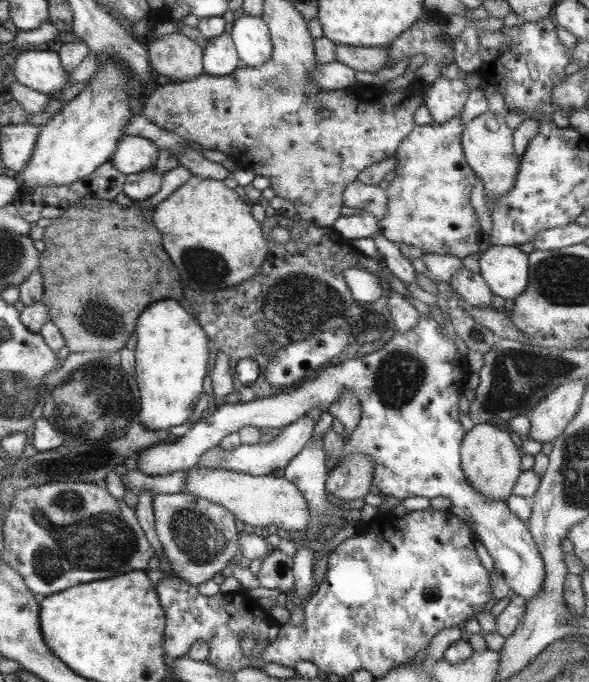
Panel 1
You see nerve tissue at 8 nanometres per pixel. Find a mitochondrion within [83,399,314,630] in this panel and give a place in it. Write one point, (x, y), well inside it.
(195, 537)

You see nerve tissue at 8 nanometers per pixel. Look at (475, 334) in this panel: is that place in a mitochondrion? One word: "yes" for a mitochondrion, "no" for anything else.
yes

